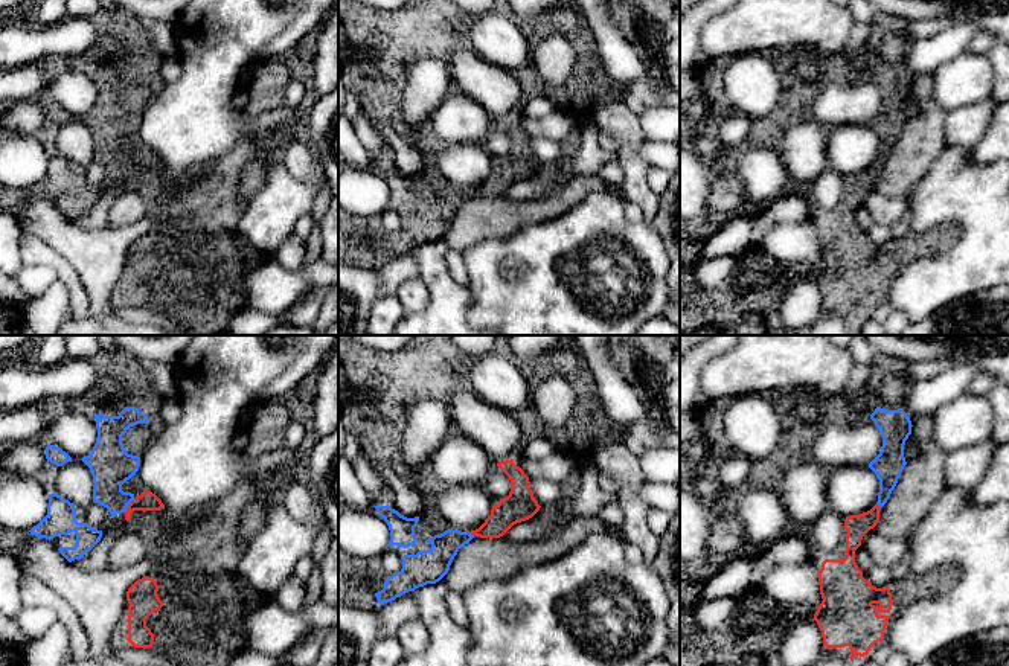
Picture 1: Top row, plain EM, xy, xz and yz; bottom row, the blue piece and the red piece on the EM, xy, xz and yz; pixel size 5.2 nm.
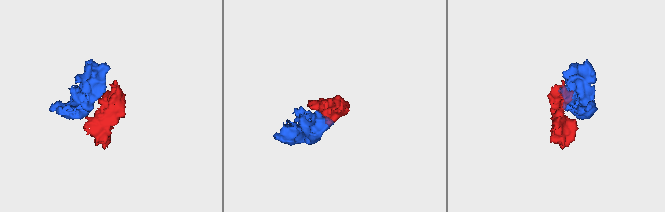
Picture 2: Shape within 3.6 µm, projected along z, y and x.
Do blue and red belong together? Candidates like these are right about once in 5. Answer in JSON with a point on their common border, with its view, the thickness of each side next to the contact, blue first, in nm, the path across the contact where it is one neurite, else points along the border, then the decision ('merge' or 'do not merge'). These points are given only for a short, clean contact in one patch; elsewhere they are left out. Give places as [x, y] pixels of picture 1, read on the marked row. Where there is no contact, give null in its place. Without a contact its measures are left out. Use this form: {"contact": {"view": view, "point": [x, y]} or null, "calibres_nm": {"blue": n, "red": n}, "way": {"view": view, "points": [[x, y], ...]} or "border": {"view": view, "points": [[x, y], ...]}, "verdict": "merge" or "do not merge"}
{"contact": {"view": "xy", "point": [128, 503]}, "calibres_nm": {"blue": 220, "red": 100}, "way": {"view": "xy", "points": [[110, 465], [110, 486], [128, 503], [147, 500]]}, "verdict": "merge"}

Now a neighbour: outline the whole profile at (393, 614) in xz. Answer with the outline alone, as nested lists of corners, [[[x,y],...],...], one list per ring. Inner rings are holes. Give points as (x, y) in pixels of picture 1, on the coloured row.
[[[408,591],[375,611],[380,620],[380,637],[390,637],[408,620],[418,619],[416,593]]]

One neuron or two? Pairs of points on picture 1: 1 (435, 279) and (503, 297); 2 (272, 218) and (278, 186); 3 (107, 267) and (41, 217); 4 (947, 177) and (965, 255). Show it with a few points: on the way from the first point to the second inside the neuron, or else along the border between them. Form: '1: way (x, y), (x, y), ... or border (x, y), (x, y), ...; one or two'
1: border (467, 287), (471, 294), (468, 319); two
2: way (275, 211), (278, 208), (278, 194); one
3: way (90, 253), (67, 241), (58, 232); one
4: way (967, 197), (968, 235); one

